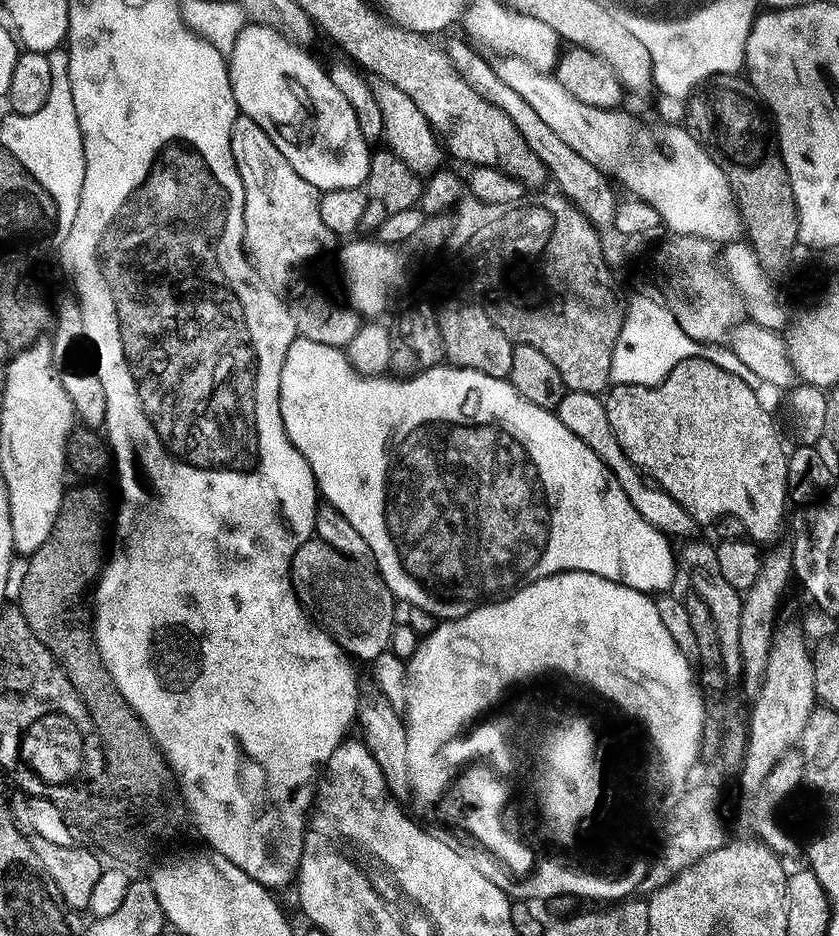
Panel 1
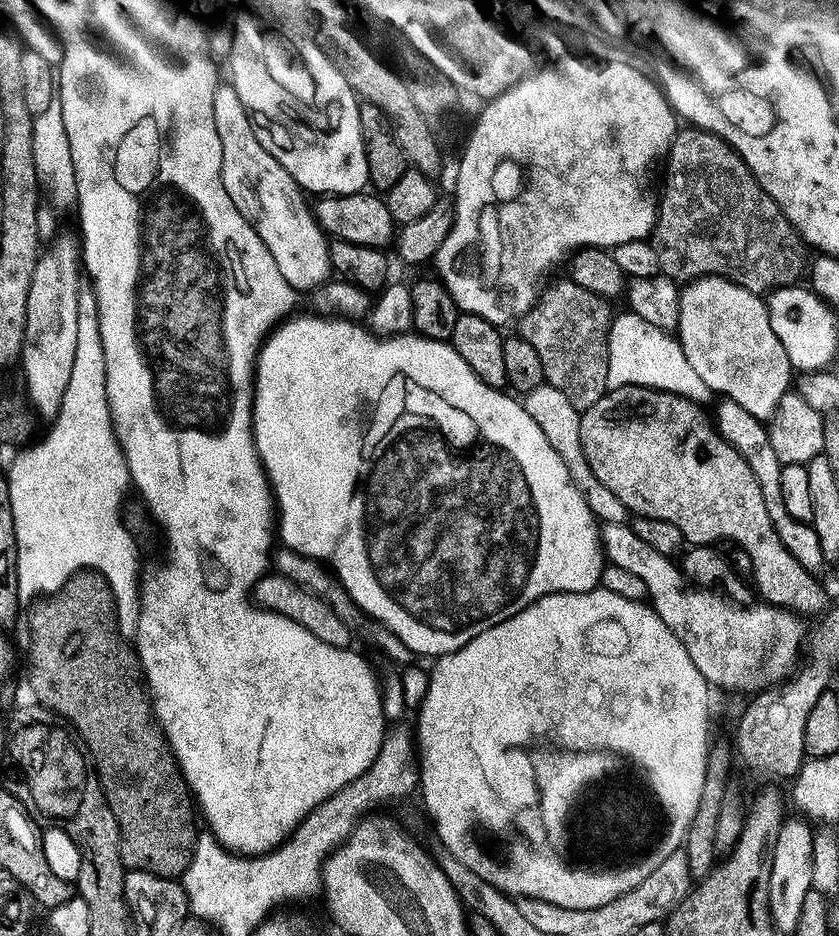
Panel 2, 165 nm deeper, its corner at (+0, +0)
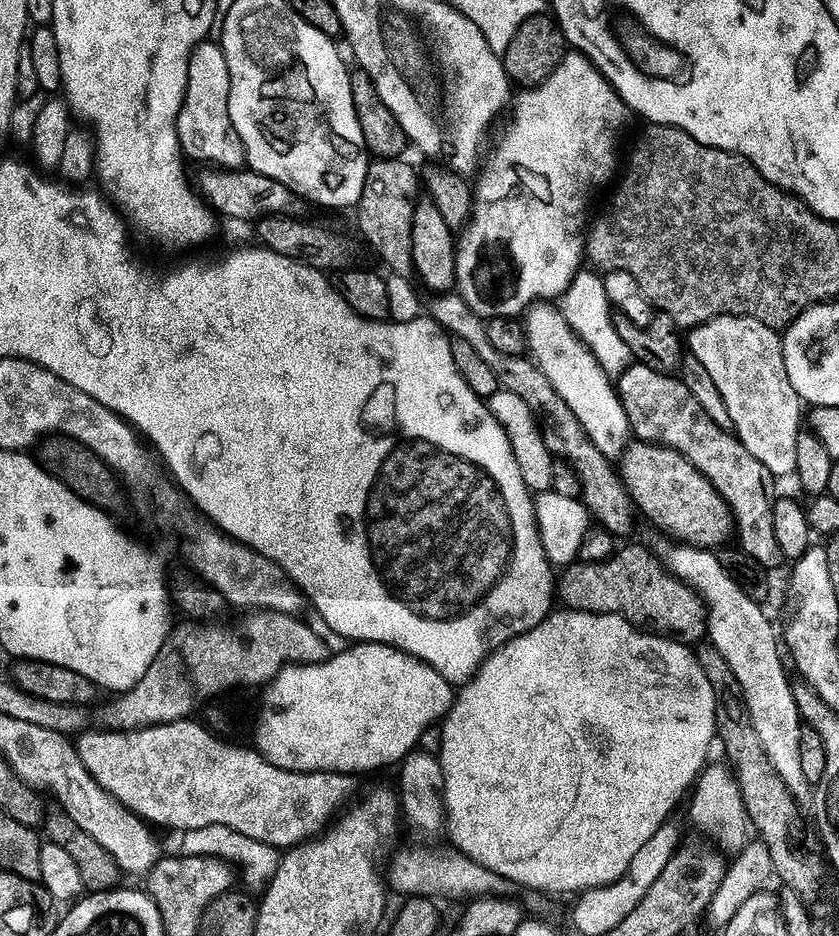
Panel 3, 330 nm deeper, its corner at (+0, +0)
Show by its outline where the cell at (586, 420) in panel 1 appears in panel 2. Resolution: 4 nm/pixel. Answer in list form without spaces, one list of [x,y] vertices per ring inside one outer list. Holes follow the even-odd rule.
[[[542,383],[534,390],[523,393],[522,403],[526,414],[530,414],[530,418],[534,418],[538,426],[542,426],[546,442],[550,442],[552,449],[562,458],[566,470],[572,476],[573,486],[580,491],[580,496],[586,502],[586,506],[590,506],[597,521],[604,524],[625,523],[630,516],[626,505],[618,502],[618,498],[614,498],[614,494],[610,494],[610,490],[606,490],[606,486],[602,486],[602,482],[598,482],[598,478],[592,476],[580,441],[580,413],[574,406],[570,406],[566,394],[562,394],[562,390],[554,390],[554,386]]]

